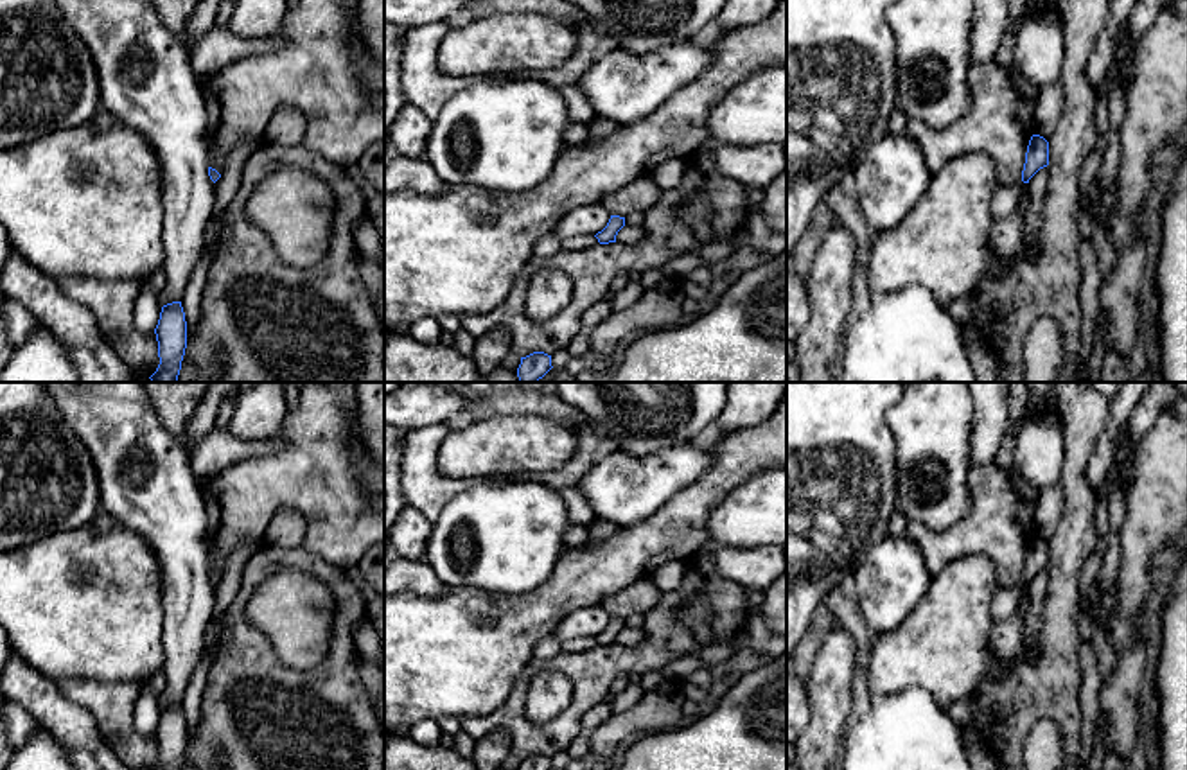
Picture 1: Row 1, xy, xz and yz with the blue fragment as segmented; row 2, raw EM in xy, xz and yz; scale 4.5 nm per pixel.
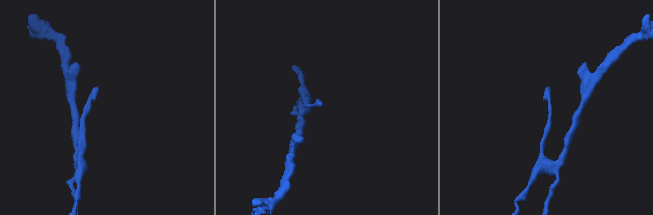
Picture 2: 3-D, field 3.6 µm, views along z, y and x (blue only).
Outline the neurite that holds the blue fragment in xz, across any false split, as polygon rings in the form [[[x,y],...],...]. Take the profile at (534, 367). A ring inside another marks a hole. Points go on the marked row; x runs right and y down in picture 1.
[[[533,352],[526,357],[521,357],[517,368],[517,377],[521,382],[537,382],[551,370],[551,355],[544,352]]]

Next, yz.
[[[1033,135],[1025,153],[1022,181],[1029,183],[1029,179],[1047,165],[1049,165],[1049,142],[1040,135]]]

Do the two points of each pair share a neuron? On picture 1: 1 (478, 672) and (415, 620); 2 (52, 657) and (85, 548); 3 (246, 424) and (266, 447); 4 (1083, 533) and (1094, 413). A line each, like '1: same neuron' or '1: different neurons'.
1: same neuron
2: same neuron
3: different neurons
4: same neuron

